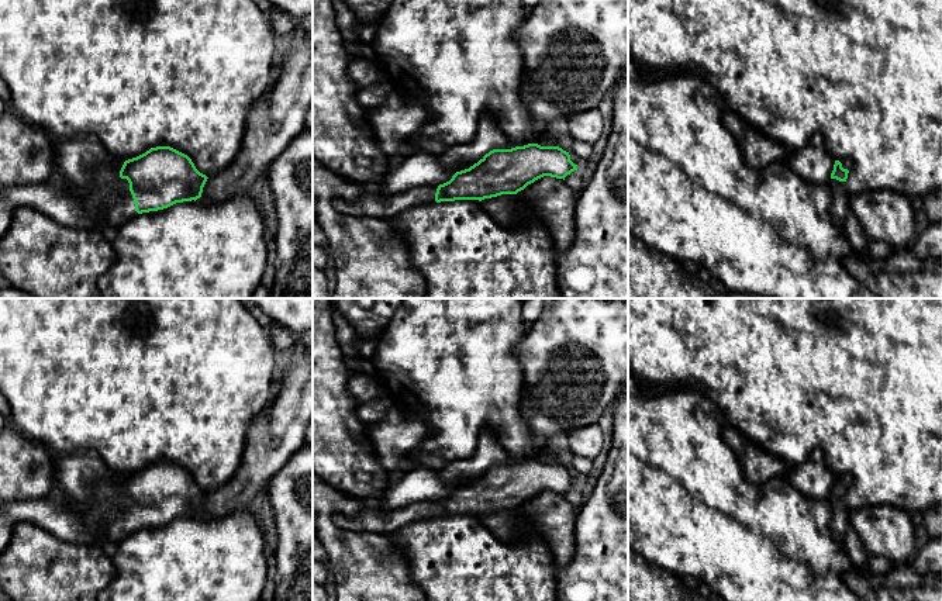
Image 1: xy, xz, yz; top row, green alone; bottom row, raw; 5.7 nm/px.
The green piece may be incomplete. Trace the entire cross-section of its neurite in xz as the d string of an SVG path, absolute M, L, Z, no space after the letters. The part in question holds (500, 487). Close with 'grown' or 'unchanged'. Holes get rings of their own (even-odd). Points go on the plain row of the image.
M528 459L511 464L493 464L469 484L456 487L439 501L424 501L404 508L384 508L379 501L366 501L352 518L335 515L338 526L356 532L396 536L403 528L431 518L484 515L517 510L535 495L551 491L563 494L577 486L569 467L559 462Z; grown

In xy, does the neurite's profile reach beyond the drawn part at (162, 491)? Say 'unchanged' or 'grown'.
grown

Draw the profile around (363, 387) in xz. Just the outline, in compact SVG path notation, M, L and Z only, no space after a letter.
M359 372L352 373L348 388L359 404L366 404L390 396L389 386L384 379L373 377Z

